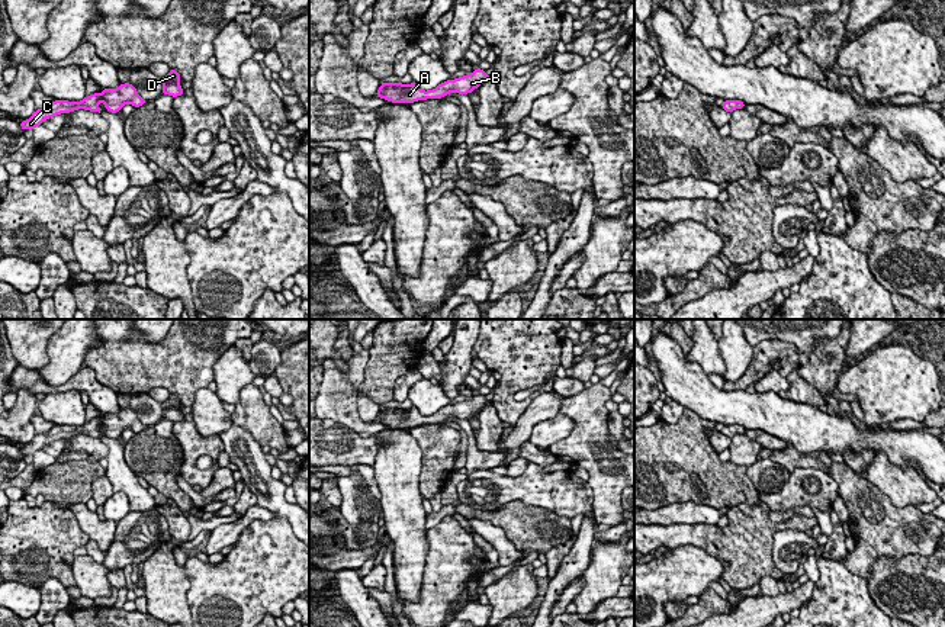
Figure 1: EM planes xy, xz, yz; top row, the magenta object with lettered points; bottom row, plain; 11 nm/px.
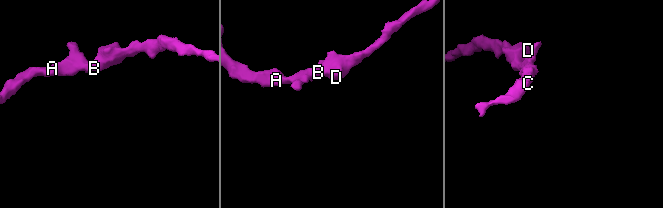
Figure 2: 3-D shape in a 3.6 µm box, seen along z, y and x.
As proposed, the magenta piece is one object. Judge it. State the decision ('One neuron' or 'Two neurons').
One neuron

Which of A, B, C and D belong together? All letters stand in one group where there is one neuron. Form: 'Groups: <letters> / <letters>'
Groups: A B C D

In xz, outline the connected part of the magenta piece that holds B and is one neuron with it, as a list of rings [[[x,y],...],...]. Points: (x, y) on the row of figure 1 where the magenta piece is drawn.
[[[476,67],[472,74],[456,80],[450,78],[428,91],[421,90],[415,81],[411,84],[382,83],[376,91],[376,97],[389,100],[390,103],[414,103],[427,99],[441,99],[449,93],[469,94],[488,78],[492,77],[489,77],[485,70]]]

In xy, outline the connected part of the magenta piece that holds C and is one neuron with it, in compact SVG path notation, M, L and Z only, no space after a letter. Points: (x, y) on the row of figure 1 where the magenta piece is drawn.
M120 83L118 89L103 89L100 94L93 93L91 96L86 96L81 102L54 100L48 107L35 110L29 119L19 122L19 125L22 131L33 131L38 125L42 125L44 120L61 113L70 113L78 109L100 113L102 109L97 106L100 100L106 104L105 109L112 113L122 110L126 103L131 103L135 109L148 103L138 94L131 83Z

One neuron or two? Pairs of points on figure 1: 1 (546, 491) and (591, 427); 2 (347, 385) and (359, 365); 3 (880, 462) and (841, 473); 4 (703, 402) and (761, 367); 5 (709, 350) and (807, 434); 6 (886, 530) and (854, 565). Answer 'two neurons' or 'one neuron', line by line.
1: two neurons
2: one neuron
3: two neurons
4: two neurons
5: two neurons
6: one neuron

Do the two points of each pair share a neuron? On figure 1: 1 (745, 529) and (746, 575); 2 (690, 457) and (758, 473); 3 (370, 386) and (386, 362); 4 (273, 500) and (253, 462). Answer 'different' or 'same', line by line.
1: same
2: different
3: same
4: same

